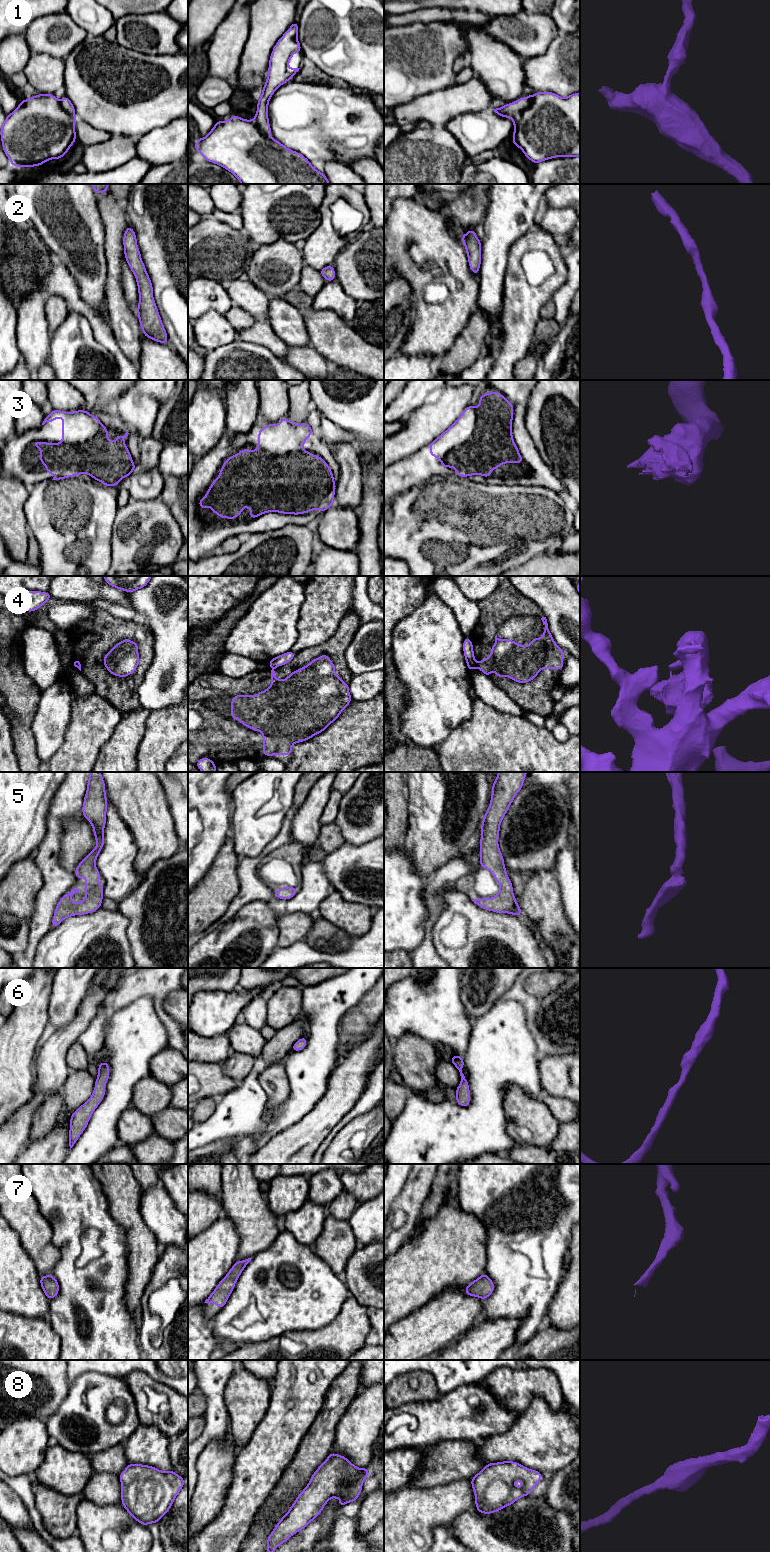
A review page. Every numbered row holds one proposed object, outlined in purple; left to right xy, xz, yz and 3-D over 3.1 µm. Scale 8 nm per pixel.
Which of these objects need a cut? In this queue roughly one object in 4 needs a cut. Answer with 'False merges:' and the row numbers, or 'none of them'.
False merges: 1, 4

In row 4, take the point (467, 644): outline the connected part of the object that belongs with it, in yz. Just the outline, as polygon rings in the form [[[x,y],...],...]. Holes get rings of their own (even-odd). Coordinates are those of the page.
[[[465,637],[463,642],[463,651],[468,669],[471,672],[476,667],[476,661],[474,657],[473,643],[470,638]]]

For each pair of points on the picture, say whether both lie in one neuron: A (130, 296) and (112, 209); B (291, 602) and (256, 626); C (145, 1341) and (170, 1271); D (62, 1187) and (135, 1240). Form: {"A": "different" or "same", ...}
{"A": "different", "B": "same", "C": "same", "D": "different"}

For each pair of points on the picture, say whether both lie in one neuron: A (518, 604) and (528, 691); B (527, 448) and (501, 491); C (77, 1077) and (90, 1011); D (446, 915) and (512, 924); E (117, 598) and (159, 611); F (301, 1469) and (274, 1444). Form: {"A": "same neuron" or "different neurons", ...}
{"A": "same neuron", "B": "different neurons", "C": "different neurons", "D": "same neuron", "E": "different neurons", "F": "different neurons"}

